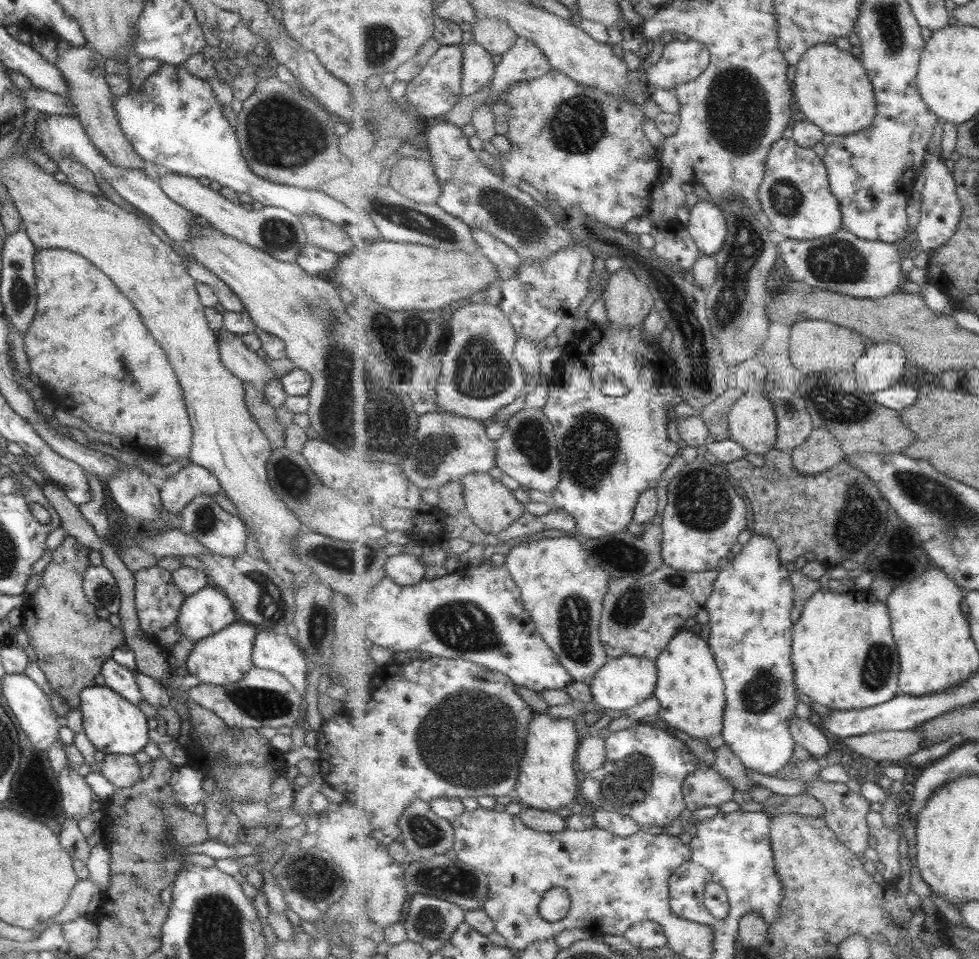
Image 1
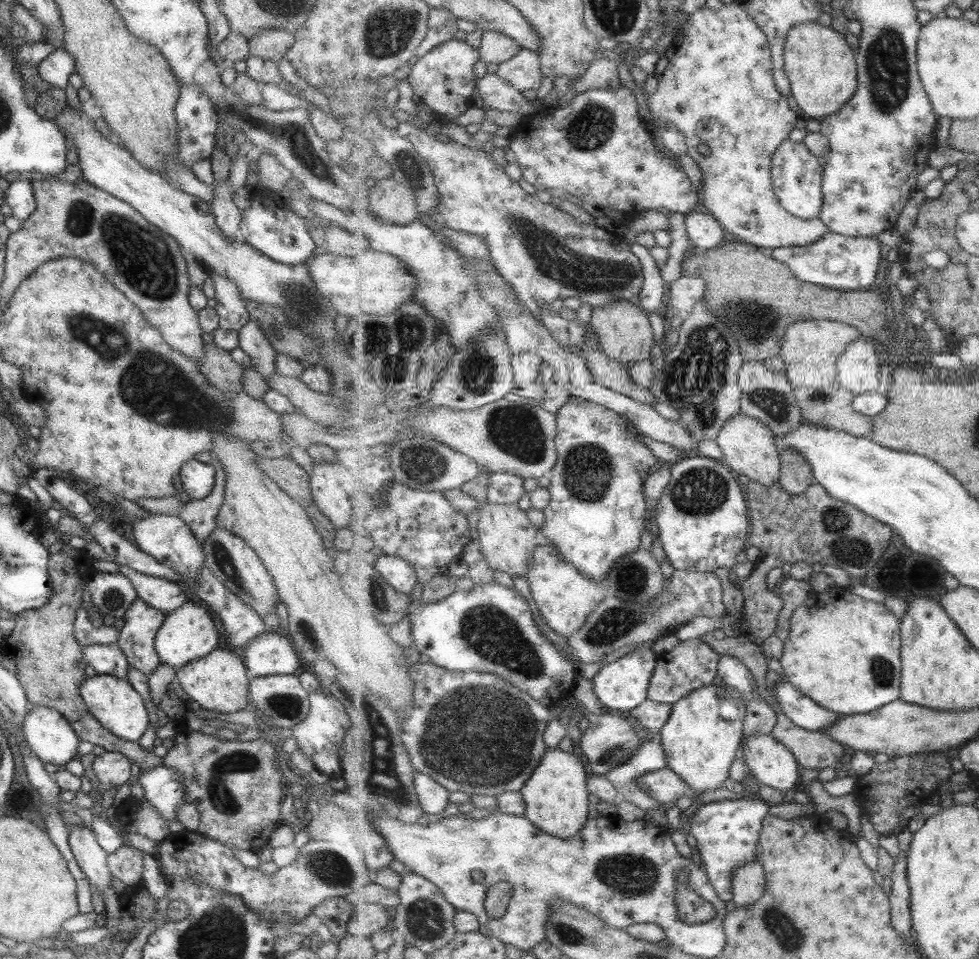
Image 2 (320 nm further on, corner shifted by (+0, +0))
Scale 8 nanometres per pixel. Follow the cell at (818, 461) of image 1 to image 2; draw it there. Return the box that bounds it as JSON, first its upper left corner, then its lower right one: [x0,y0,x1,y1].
[780,446,816,495]

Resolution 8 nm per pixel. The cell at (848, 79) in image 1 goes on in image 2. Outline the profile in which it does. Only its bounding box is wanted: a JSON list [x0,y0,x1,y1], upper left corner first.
[784,22,860,120]

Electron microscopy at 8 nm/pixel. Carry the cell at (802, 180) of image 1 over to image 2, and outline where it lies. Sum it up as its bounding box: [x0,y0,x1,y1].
[772,139,824,220]

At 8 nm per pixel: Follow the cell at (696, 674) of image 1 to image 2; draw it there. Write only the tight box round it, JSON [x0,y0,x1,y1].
[660,682,746,791]

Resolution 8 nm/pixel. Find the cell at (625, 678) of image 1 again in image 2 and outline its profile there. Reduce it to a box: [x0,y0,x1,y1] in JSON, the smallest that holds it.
[592,646,658,715]

